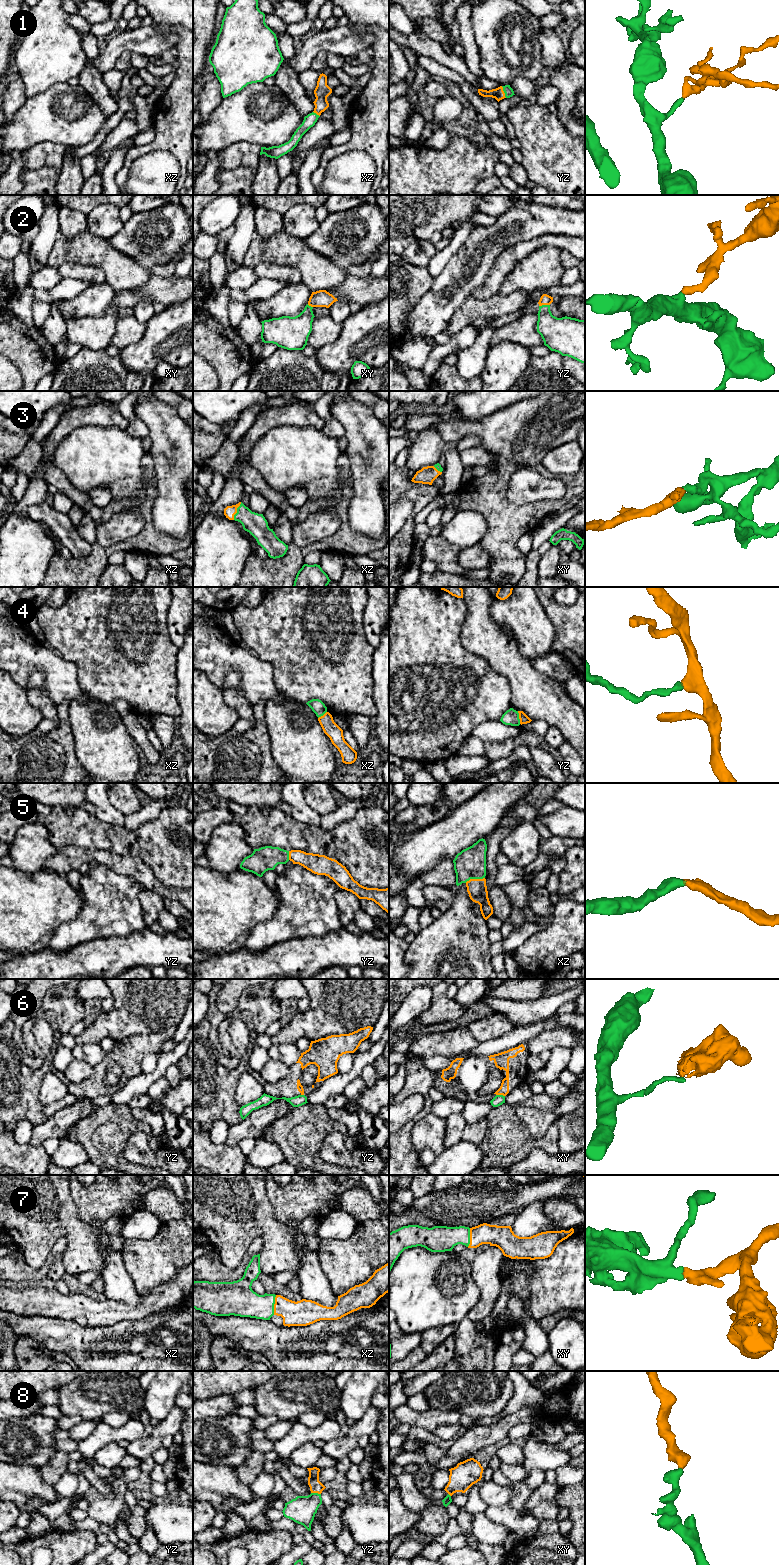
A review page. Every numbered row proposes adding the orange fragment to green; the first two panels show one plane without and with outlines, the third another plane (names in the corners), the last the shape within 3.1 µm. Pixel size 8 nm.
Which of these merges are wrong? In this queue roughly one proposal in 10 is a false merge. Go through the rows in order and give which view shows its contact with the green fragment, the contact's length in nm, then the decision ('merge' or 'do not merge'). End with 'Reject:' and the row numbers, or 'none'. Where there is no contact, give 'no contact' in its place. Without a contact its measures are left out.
1: meets green in yz; contact 100 nm long; merge
2: meets green in yz; contact 90 nm long; merge
3: meets green in xz; contact 160 nm long; merge
4: meets green in yz; contact 110 nm long; do not merge
5: meets green in xz; contact 170 nm long; merge
6: meets green in xy; contact 70 nm long; do not merge
7: meets green in xz; contact 160 nm long; merge
8: meets green in yz; contact 80 nm long; merge
Reject: 4, 6

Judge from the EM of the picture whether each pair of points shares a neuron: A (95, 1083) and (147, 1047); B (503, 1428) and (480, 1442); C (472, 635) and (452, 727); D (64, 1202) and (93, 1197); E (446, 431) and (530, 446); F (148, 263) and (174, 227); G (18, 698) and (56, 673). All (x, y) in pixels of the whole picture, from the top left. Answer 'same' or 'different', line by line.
A: same
B: same
C: different
D: different
E: same
F: same
G: different

